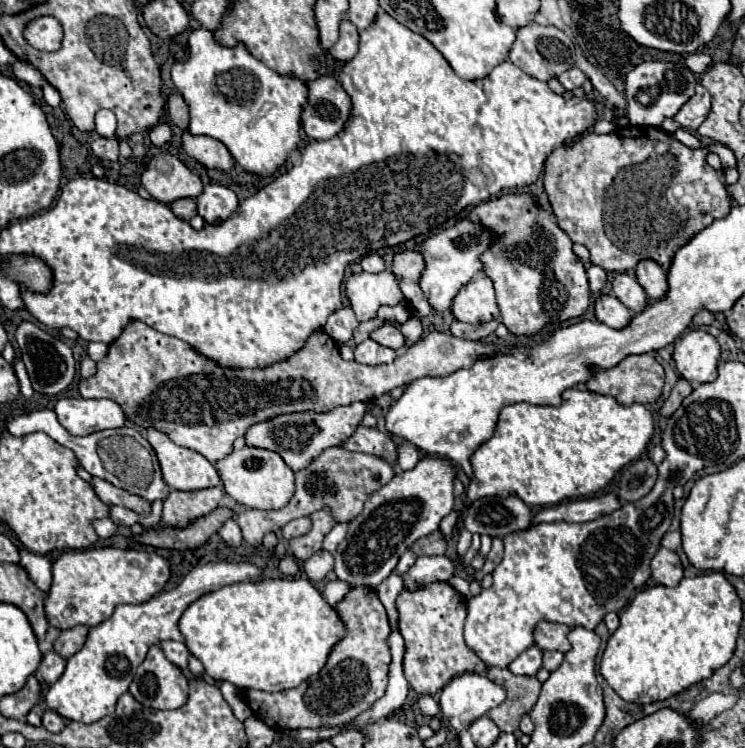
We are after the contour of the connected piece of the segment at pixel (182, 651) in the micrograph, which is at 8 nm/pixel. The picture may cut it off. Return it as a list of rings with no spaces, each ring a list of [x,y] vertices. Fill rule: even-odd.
[[[161,641],[159,647],[163,649],[165,657],[179,669],[185,669],[187,667],[187,661],[189,661],[189,651],[183,647],[183,643],[177,643],[177,641]]]

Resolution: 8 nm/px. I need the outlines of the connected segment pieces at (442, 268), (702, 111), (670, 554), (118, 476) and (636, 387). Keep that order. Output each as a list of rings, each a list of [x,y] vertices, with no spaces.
[[[461,219],[457,225],[433,235],[423,243],[423,255],[425,255],[425,273],[419,281],[423,293],[427,295],[431,307],[439,313],[451,307],[453,297],[457,291],[469,283],[477,273],[483,271],[483,263],[479,257],[497,241],[497,235],[491,233],[485,225],[479,225],[469,219]]]
[[[696,85],[695,95],[681,107],[681,111],[675,115],[675,121],[681,123],[685,129],[695,131],[711,111],[711,95],[703,89],[703,85]]]
[[[659,547],[651,561],[651,573],[653,579],[661,585],[675,587],[683,579],[683,565],[675,551],[669,551],[665,547]]]
[[[41,409],[29,415],[17,415],[9,421],[7,431],[15,437],[25,437],[29,433],[35,431],[45,431],[49,437],[53,437],[59,445],[71,449],[75,453],[75,457],[79,459],[79,463],[83,465],[83,469],[95,477],[101,477],[109,483],[113,483],[115,487],[121,487],[133,495],[139,495],[143,499],[147,499],[149,503],[153,501],[163,501],[169,495],[169,487],[161,477],[159,467],[155,467],[155,455],[153,455],[153,447],[149,445],[147,439],[141,437],[141,433],[133,427],[119,427],[119,429],[105,429],[99,433],[91,433],[85,437],[73,437],[69,435],[57,421],[55,413],[49,409]]]
[[[629,355],[611,369],[593,369],[591,381],[587,381],[587,387],[589,387],[589,391],[615,397],[621,405],[651,403],[661,395],[663,379],[665,379],[663,367],[655,361],[653,355]]]

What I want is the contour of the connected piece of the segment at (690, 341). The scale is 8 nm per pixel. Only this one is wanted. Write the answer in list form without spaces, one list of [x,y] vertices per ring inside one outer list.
[[[701,329],[689,331],[675,341],[673,359],[681,377],[691,383],[709,383],[717,377],[721,347],[717,339]]]

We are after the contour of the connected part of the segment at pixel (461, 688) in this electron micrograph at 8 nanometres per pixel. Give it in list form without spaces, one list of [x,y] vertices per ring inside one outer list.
[[[463,673],[447,683],[439,697],[439,707],[449,727],[461,731],[475,719],[483,717],[489,709],[503,703],[503,687],[489,681],[479,673]]]

